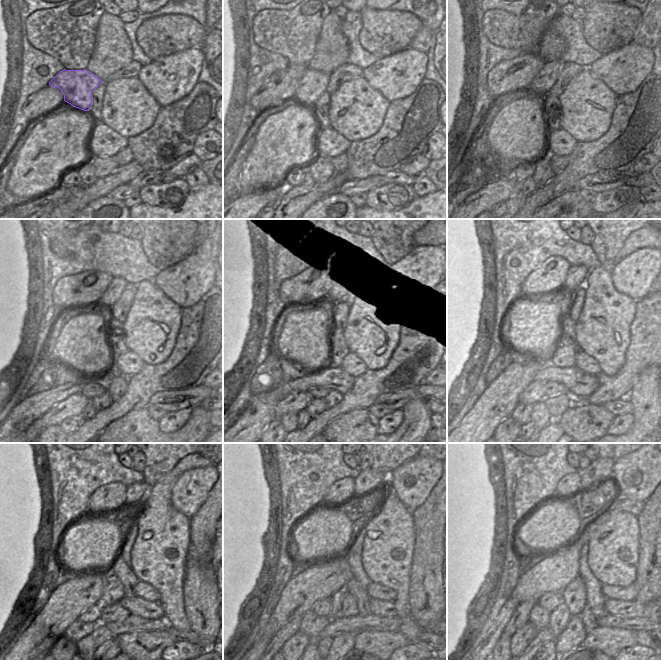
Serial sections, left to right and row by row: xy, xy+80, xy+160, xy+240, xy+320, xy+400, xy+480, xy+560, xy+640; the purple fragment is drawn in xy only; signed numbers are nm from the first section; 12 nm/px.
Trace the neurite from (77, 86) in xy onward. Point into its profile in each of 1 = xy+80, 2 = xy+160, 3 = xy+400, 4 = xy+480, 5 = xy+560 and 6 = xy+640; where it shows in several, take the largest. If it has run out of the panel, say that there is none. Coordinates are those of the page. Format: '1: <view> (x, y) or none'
1: xy+80 (313, 84)
2: xy+160 (542, 83)
3: xy+400 (577, 275)
4: xy+480 (135, 492)
5: xy+560 (368, 479)
6: xy+640 (601, 468)

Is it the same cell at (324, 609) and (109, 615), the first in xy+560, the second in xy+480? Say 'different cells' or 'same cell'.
different cells

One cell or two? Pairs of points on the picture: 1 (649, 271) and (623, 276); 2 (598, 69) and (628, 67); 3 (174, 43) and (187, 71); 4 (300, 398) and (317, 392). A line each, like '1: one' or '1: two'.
1: one
2: one
3: two
4: two

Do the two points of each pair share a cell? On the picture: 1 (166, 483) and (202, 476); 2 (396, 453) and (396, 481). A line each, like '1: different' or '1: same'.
1: different
2: different

